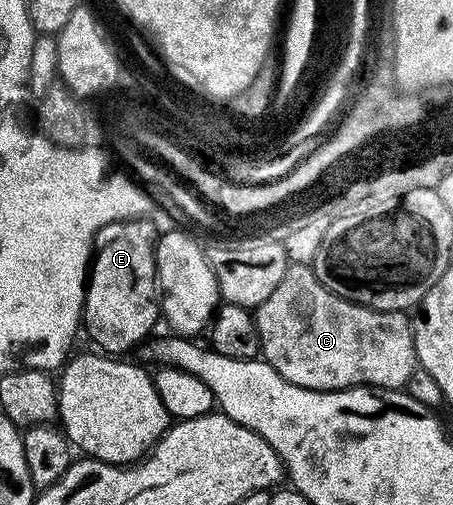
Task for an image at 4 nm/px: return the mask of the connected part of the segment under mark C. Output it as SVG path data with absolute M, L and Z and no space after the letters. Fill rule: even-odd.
M288 264L285 279L277 283L276 290L265 303L257 306L253 316L262 360L297 387L322 393L356 387L402 390L417 368L415 331L412 322L407 322L406 312L386 313L341 299L341 295L333 295L333 291L319 282L310 264Z

